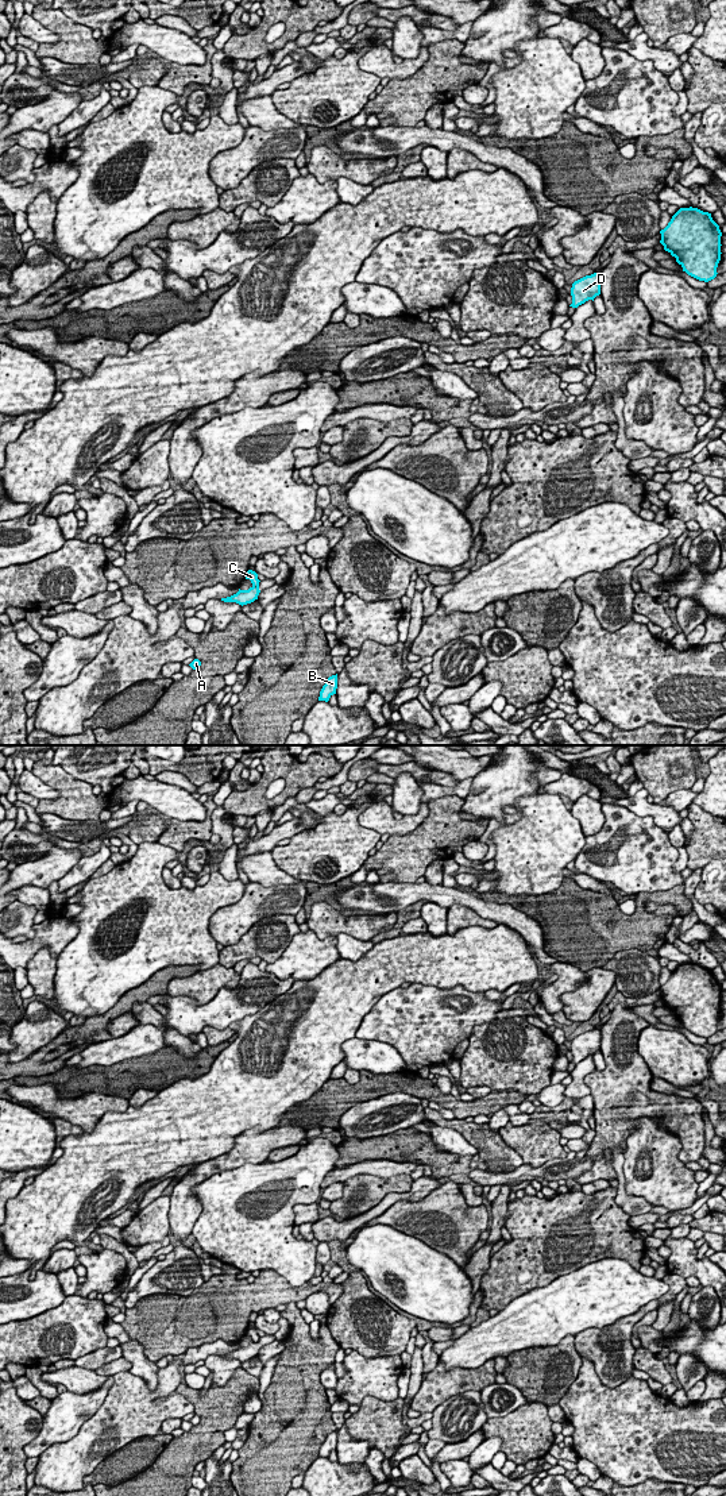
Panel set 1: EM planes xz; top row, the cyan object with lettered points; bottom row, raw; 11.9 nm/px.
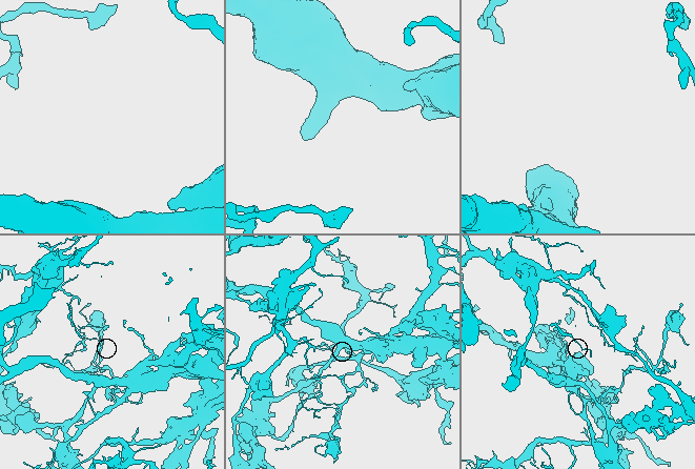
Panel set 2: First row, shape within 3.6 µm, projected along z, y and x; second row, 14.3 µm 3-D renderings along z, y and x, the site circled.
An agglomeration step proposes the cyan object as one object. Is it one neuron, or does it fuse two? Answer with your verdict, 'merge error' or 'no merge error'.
merge error

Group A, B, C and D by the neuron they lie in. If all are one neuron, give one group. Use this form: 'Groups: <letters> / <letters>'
Groups: A B D / C

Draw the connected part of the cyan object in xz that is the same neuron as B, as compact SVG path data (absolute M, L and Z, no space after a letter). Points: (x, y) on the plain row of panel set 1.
M337 1430L328 1434L328 1437L325 1438L325 1441L323 1442L320 1447L318 1457L328 1458L329 1454L333 1450L336 1450L336 1445L337 1445Z

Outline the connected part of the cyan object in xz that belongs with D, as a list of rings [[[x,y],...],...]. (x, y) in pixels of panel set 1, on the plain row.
[[[598,1029],[575,1037],[571,1044],[572,1060],[569,1063],[578,1064],[588,1056],[594,1057],[601,1050],[601,1038],[602,1034]]]

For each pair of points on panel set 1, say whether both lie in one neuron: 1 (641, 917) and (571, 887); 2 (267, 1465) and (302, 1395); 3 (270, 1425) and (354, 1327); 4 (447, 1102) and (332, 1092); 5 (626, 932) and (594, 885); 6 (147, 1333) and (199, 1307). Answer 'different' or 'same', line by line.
1: same
2: same
3: different
4: same
5: different
6: same

